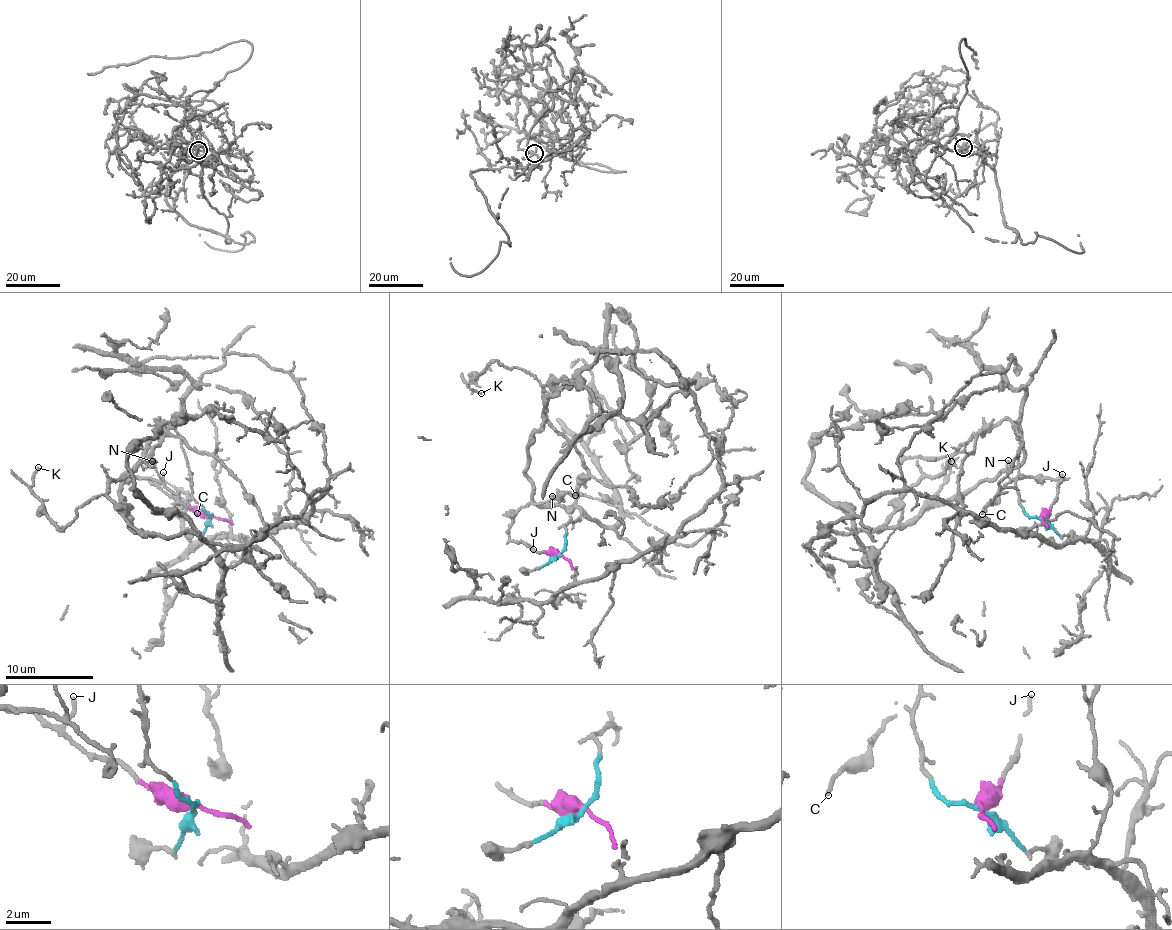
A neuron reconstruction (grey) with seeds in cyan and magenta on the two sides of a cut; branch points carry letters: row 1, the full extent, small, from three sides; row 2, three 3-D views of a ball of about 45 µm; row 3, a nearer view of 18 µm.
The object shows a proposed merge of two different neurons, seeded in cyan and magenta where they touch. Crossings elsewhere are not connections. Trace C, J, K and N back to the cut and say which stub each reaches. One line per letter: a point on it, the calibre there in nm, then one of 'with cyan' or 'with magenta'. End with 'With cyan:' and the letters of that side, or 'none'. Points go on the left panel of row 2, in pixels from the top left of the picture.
C: at (197, 513); 140 nm thick; with magenta
J: at (163, 472); 140 nm thick; with magenta
K: at (38, 467); 150 nm thick; with cyan
N: at (152, 461); 120 nm thick; with magenta
With cyan: K

